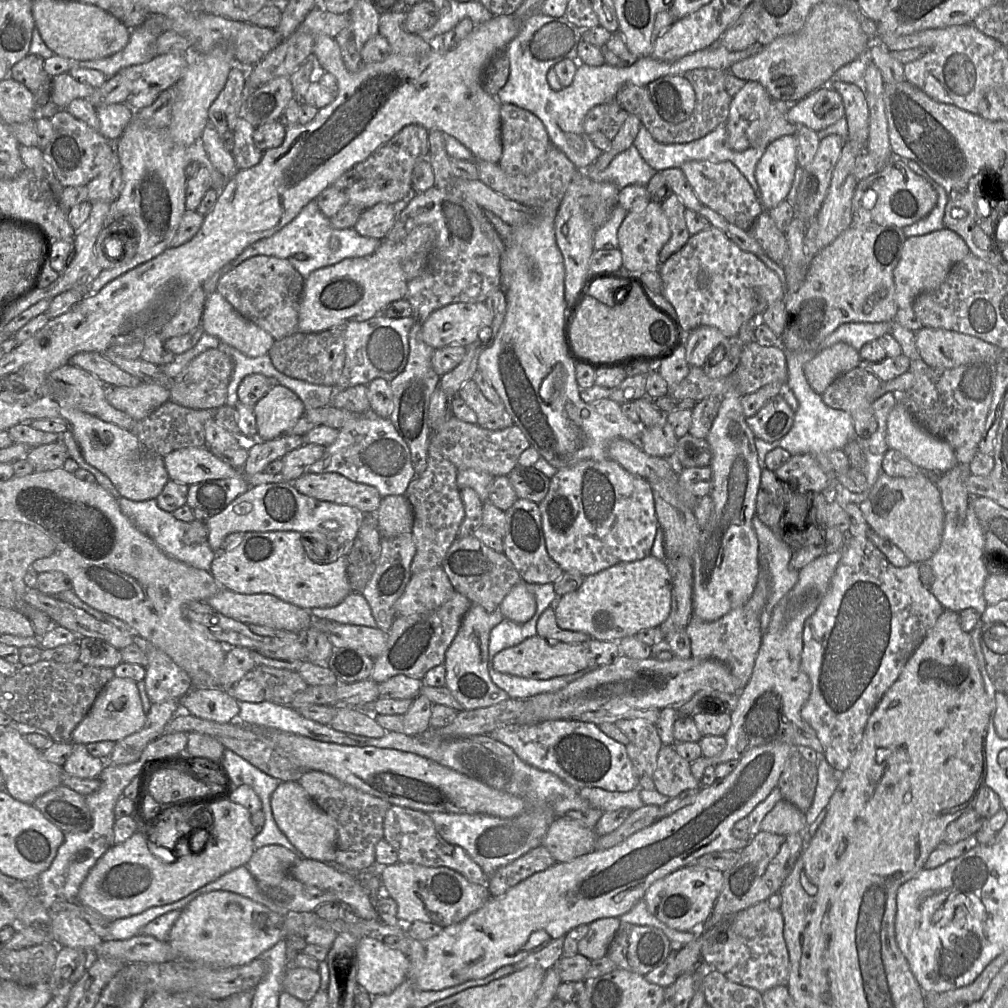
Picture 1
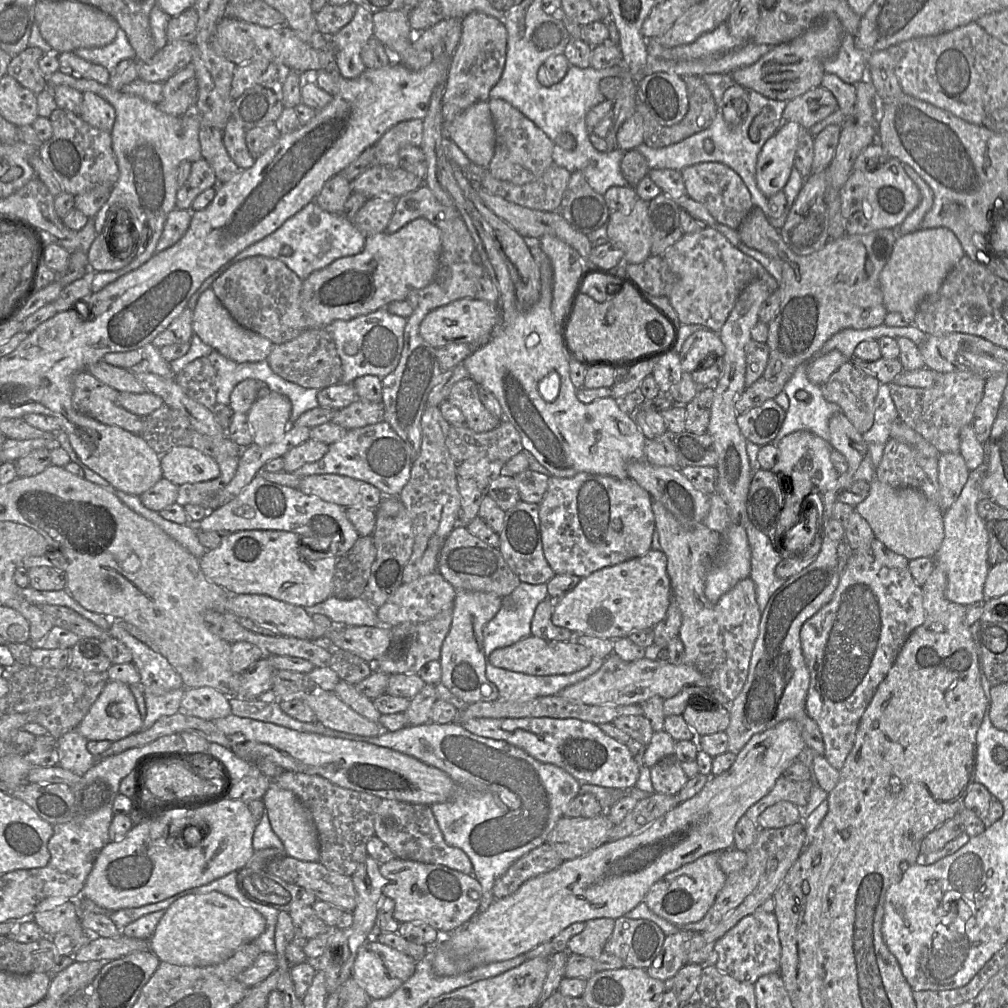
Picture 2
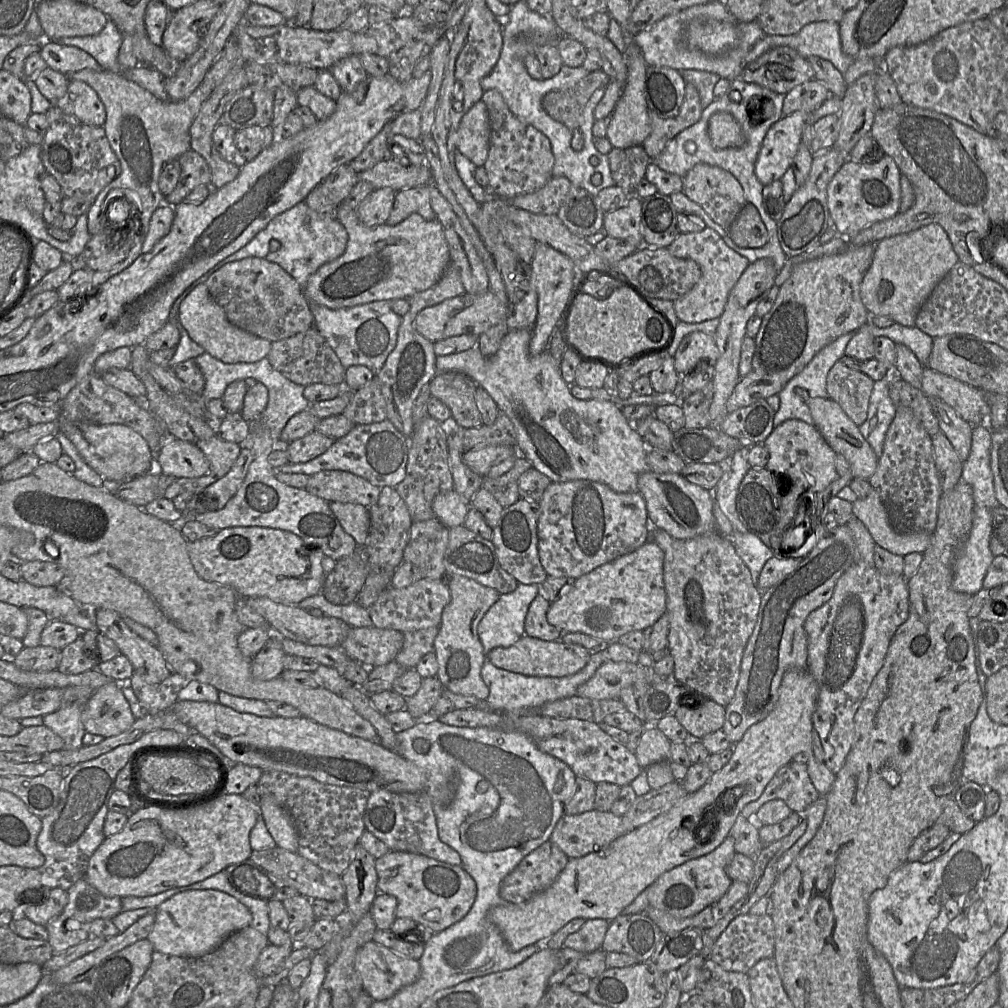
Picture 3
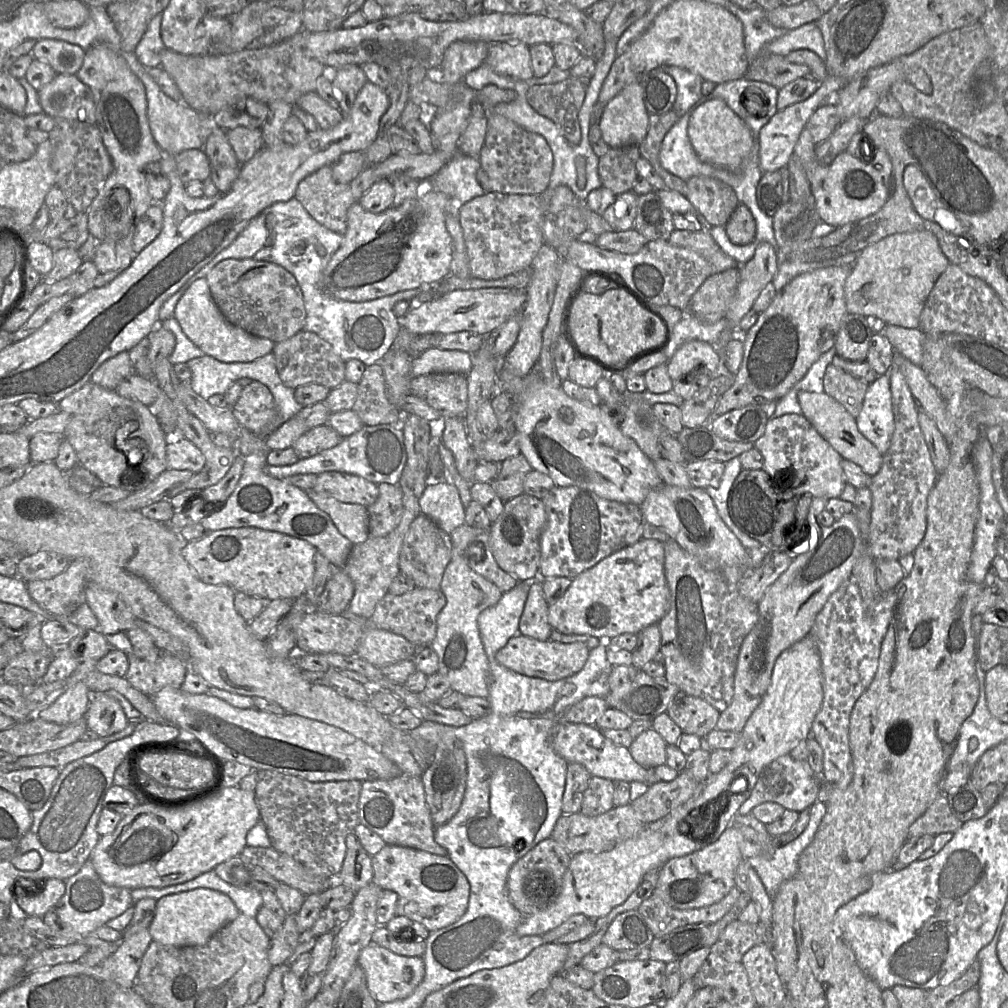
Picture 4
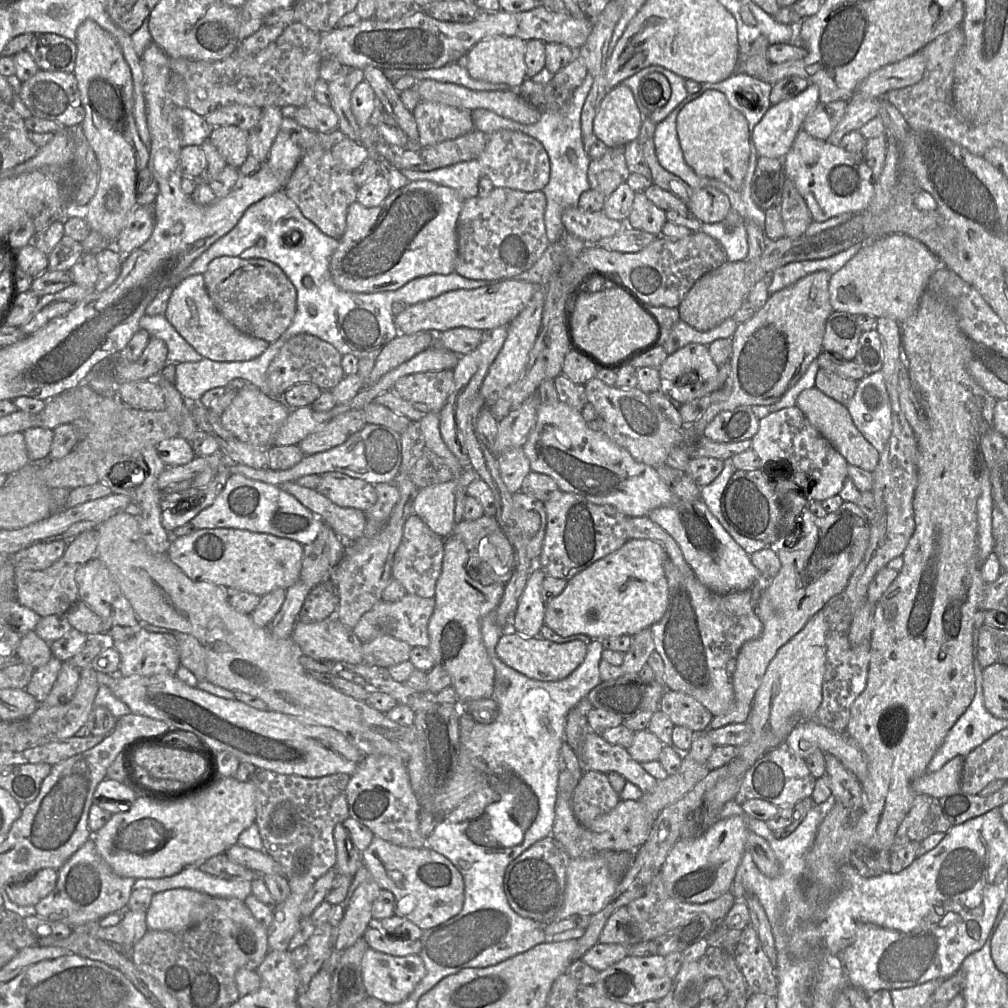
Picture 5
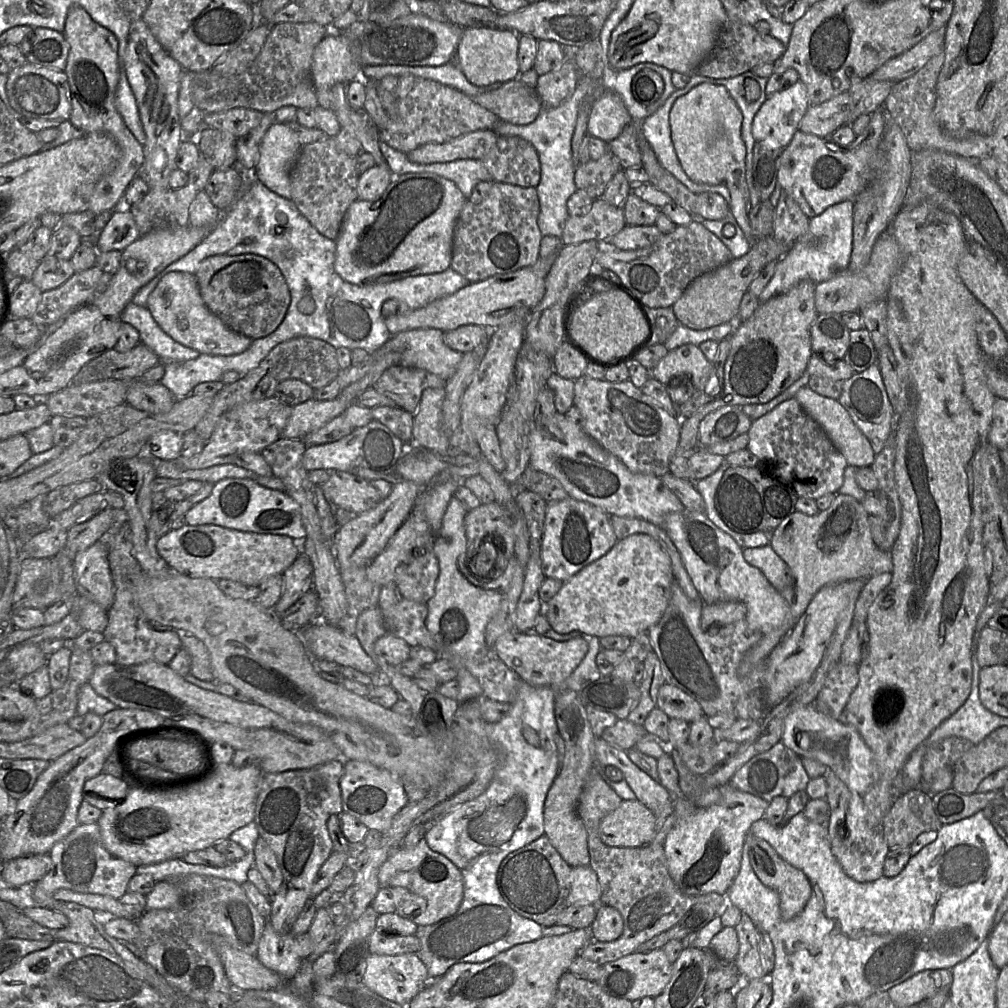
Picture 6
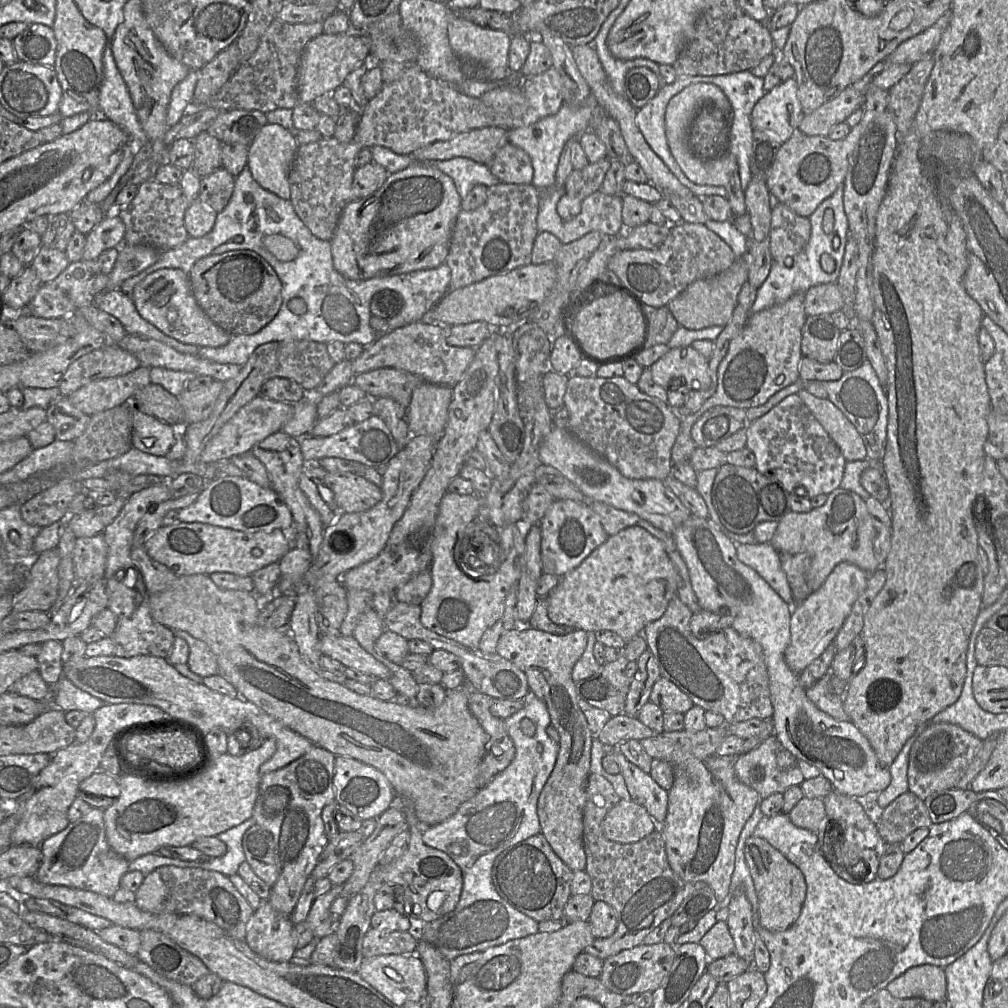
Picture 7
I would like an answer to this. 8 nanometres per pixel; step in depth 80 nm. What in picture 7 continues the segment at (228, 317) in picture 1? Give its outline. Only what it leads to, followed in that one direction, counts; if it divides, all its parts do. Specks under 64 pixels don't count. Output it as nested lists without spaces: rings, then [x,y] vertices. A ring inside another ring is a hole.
[[[159,269],[135,285],[131,299],[139,314],[167,336],[184,344],[200,347],[221,347],[231,335],[213,322],[197,303],[189,274],[181,269]]]

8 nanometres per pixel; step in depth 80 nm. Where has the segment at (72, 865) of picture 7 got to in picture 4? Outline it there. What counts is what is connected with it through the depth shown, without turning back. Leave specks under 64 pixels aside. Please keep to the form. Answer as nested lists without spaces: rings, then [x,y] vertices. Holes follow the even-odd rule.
[[[90,859],[64,883],[64,895],[41,919],[56,933],[75,939],[76,942],[82,941],[97,928],[121,915],[134,904],[131,890],[110,886],[103,882]]]

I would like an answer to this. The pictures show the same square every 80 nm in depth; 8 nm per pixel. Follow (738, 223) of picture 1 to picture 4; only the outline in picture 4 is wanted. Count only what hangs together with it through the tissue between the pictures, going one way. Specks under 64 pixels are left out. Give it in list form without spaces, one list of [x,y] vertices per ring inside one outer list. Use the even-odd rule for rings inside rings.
[[[694,176],[686,181],[686,197],[711,226],[724,227],[739,205],[734,190],[721,180]]]

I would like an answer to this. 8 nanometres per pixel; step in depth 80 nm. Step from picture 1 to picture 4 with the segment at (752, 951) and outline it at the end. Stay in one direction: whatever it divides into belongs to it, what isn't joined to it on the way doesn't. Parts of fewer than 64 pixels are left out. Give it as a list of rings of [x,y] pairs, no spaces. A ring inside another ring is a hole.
[[[736,919],[727,925],[717,942],[711,946],[711,951],[729,962],[742,962],[748,950],[760,943],[768,943],[768,940],[772,946],[772,929],[768,932],[768,926]]]

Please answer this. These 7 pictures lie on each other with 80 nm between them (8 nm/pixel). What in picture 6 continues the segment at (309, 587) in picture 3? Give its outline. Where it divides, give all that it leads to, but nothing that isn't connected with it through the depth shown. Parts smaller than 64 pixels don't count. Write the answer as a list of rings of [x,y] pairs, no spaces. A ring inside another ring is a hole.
[[[187,524],[170,530],[158,539],[156,547],[168,566],[183,575],[228,579],[255,587],[270,576],[283,575],[301,554],[300,545],[288,536],[243,532],[214,524]]]

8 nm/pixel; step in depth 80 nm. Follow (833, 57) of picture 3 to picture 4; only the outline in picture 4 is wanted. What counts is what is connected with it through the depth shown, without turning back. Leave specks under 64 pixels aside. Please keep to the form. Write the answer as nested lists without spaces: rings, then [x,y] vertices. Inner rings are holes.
[[[816,22],[803,24],[788,31],[785,35],[771,41],[761,54],[779,54],[786,56],[798,49],[808,49],[818,55],[823,61],[826,58],[824,41],[820,28]]]

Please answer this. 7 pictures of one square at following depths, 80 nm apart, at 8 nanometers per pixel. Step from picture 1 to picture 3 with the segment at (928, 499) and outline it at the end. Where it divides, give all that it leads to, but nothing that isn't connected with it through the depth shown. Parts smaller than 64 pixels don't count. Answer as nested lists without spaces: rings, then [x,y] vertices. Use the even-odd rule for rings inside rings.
[[[872,488],[866,498],[852,504],[852,514],[866,526],[876,545],[893,554],[906,556],[914,552],[924,553],[930,545],[930,533],[897,532],[890,523],[879,493]]]

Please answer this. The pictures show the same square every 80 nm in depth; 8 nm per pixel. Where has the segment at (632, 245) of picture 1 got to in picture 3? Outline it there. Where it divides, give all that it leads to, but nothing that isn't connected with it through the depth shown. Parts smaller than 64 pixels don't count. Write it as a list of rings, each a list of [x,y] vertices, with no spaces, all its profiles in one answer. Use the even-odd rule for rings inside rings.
[[[631,195],[626,206],[605,214],[604,232],[641,248],[644,245],[641,234],[641,217],[642,199],[637,195]]]

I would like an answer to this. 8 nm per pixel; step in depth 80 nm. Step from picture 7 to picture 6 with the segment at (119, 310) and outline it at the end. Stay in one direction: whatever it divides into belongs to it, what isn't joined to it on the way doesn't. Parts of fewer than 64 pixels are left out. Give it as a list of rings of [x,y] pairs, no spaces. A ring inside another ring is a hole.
[[[130,302],[121,313],[121,321],[130,324],[138,332],[140,343],[154,351],[161,362],[194,360],[200,353],[170,337],[154,320],[147,307]]]

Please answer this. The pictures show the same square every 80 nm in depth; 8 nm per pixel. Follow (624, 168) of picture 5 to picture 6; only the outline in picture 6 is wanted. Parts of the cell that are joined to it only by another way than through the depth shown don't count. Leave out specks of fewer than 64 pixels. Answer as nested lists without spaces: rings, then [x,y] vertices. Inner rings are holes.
[[[610,151],[597,160],[579,164],[575,171],[577,190],[585,191],[594,200],[600,198],[613,176],[623,170],[619,159]]]

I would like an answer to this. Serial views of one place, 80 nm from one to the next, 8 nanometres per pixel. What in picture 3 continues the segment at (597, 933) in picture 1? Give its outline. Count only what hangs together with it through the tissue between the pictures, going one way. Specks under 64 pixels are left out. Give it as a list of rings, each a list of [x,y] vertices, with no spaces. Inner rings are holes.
[[[588,919],[575,933],[567,936],[563,946],[583,954],[601,949],[610,921],[605,919]]]

